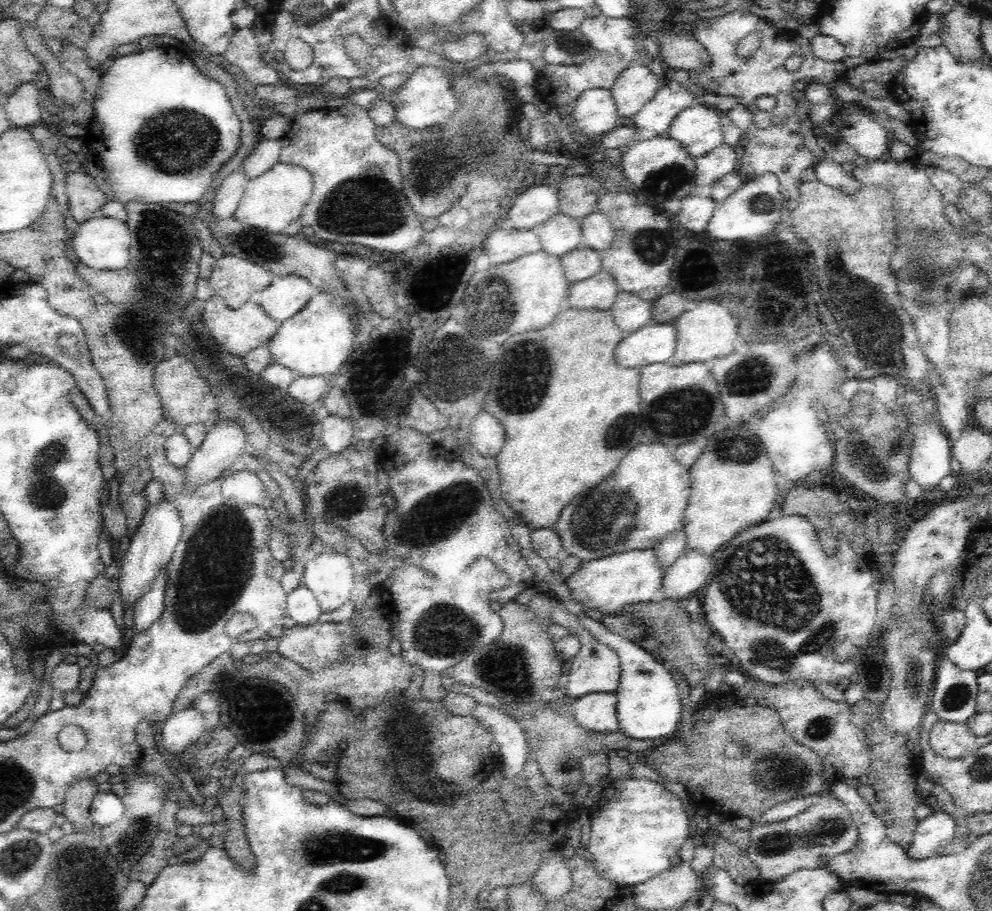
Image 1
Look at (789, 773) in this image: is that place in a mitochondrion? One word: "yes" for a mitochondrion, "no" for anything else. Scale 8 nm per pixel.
yes

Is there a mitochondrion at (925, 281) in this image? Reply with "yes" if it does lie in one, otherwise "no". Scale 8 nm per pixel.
yes

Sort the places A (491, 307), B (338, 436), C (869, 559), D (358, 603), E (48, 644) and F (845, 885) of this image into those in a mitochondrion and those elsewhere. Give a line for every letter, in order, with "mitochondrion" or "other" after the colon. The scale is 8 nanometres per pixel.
A: mitochondrion
B: other
C: other
D: other
E: other
F: other

